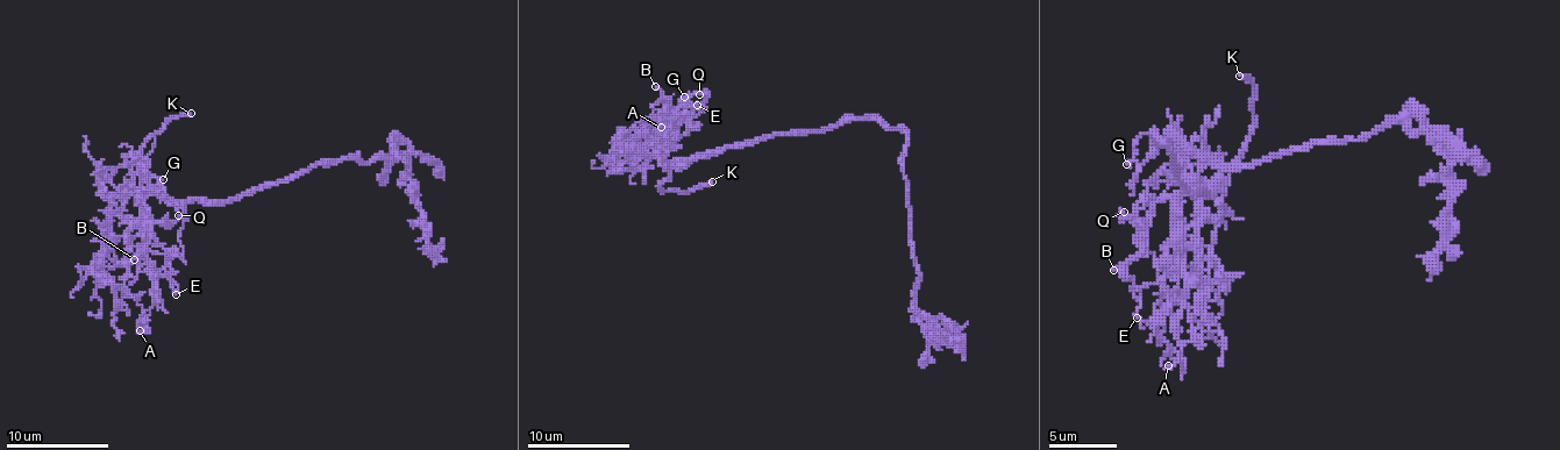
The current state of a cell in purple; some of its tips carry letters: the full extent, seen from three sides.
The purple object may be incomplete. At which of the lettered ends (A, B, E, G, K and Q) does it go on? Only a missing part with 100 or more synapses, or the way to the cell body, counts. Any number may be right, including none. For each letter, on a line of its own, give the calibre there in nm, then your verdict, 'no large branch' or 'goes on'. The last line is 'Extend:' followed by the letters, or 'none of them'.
A: 150 nm | no large branch
B: 120 nm | no large branch
E: 120 nm | no large branch
G: 130 nm | no large branch
K: 240 nm | goes on
Q: 140 nm | no large branch
Extend: K

